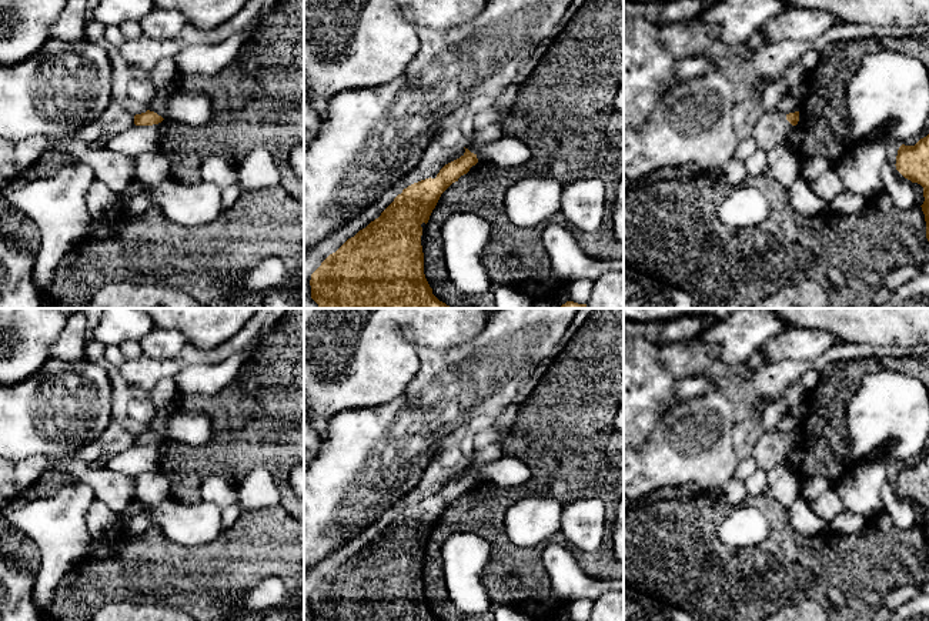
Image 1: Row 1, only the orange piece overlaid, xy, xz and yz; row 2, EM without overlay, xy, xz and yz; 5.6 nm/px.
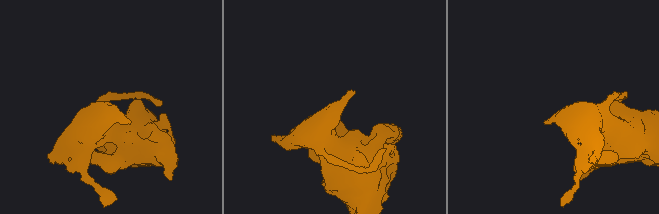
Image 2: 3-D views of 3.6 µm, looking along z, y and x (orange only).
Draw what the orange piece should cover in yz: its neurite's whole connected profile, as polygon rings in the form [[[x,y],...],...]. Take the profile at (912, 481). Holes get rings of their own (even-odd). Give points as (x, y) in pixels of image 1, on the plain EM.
[[[929,454],[915,465],[902,464],[895,485],[905,498],[923,507],[925,521],[920,527],[925,534],[926,558],[929,561]]]

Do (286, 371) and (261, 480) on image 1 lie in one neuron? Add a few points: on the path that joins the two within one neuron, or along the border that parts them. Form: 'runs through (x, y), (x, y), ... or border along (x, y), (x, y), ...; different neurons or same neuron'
border along (260, 464), (237, 486); different neurons

